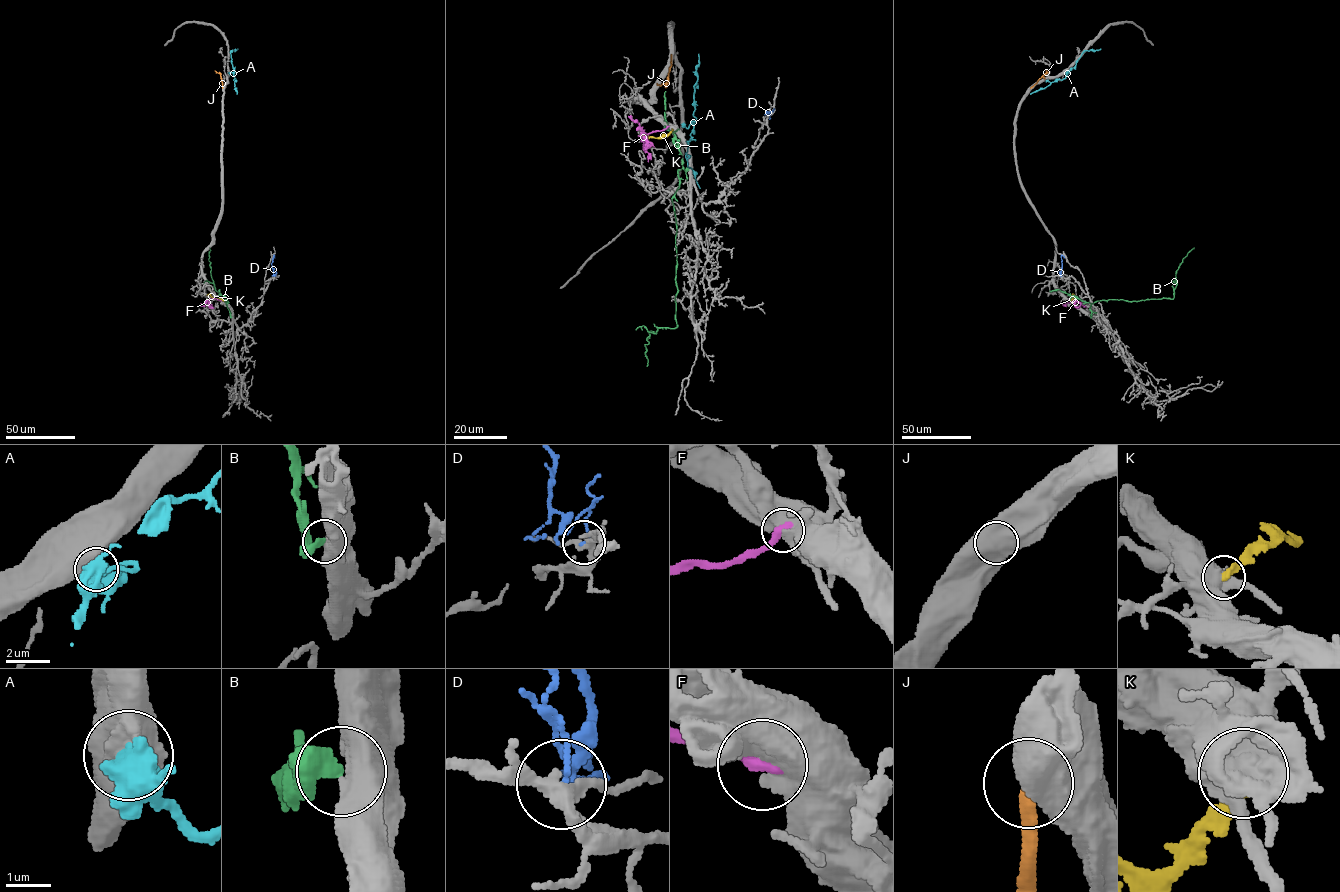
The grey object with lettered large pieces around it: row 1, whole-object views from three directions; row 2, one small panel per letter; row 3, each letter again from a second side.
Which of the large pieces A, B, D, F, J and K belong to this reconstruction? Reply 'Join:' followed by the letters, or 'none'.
Join: J

